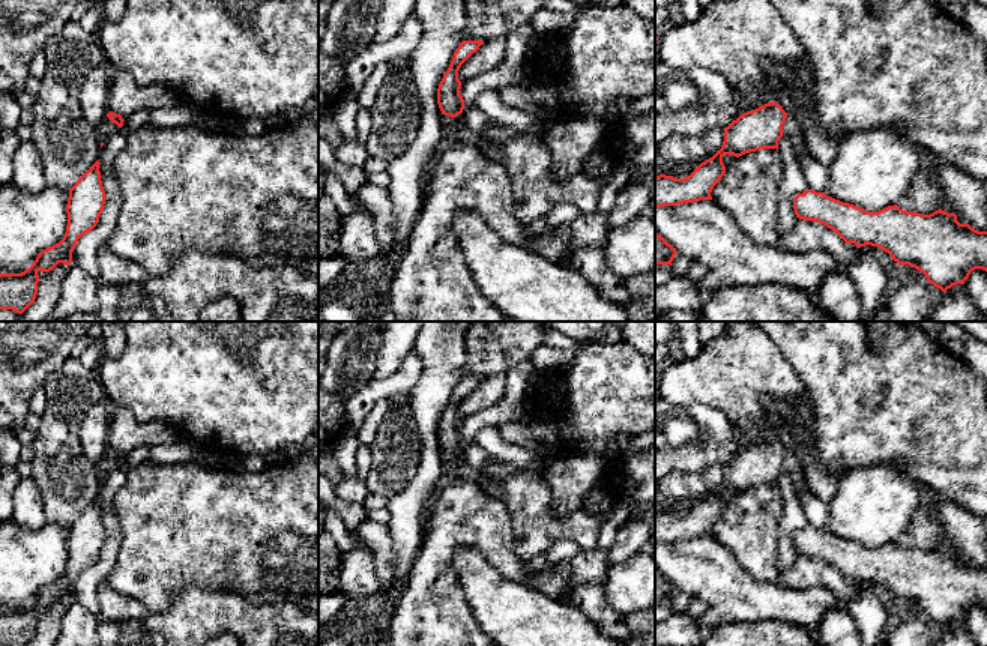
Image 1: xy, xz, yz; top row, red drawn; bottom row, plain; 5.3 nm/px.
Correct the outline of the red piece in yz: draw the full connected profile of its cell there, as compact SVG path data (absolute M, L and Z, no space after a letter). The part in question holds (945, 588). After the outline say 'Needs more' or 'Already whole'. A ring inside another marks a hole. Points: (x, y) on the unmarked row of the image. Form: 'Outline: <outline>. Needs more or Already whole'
Outline: M807 526L793 535L799 556L817 557L856 584L871 581L888 589L900 602L922 608L943 629L964 620L970 608L987 608L987 568L960 560L942 545L921 551L897 541L867 548L823 529Z. Already whole

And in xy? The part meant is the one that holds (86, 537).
Outline: M99 496L69 526L66 541L68 562L63 575L41 587L33 601L21 610L0 610L0 646L27 646L38 631L38 608L50 608L59 599L69 602L78 575L92 568L102 550L105 527L102 524Z. Already whole

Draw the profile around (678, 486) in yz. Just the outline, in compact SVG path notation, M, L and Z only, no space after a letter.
M721 464L696 473L673 470L660 481L658 488L670 502L702 500L721 485L723 478L724 466Z

